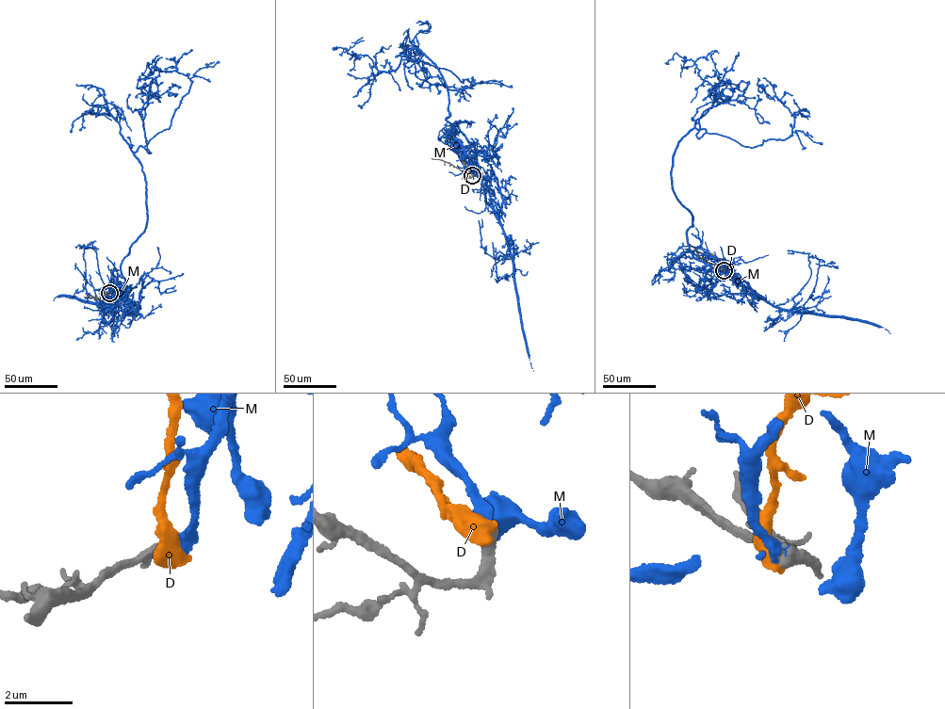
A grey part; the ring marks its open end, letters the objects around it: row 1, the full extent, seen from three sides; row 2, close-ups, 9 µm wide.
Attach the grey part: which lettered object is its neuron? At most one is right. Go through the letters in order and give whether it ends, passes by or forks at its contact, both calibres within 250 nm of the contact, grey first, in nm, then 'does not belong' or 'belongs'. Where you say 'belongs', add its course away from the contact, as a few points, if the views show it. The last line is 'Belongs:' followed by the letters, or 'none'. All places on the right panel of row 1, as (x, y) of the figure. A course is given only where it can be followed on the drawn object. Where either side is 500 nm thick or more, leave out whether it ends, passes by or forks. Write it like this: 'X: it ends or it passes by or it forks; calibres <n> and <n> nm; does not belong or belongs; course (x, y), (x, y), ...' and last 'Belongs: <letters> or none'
D: calibres 440 and 600 nm; does not belong
M: it ends; calibres 460 and 280 nm; belongs; course (724, 270), (690, 249), (673, 155), (694, 128), (752, 147), (788, 137), (793, 116), (763, 90)
Belongs: M

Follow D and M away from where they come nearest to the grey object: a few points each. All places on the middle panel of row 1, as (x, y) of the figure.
D: (472, 175), (459, 157)
M: (472, 175), (474, 147), (445, 119), (441, 74), (418, 48), (407, 56), (480, 83), (430, 86), (430, 65)

